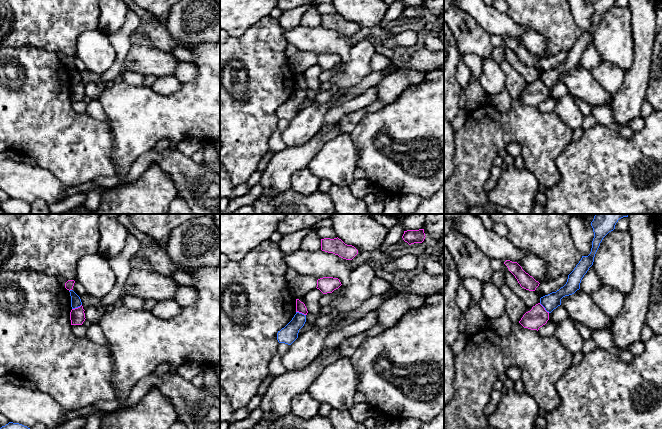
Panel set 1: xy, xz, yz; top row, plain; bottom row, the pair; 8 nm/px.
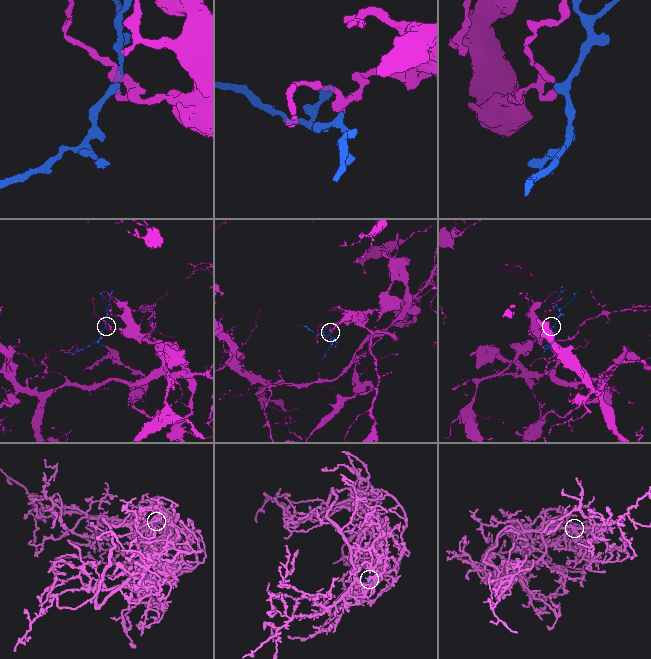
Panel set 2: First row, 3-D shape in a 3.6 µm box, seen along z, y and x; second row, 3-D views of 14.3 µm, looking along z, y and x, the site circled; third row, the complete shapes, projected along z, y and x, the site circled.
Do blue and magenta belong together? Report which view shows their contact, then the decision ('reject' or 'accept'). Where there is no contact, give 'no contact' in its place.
yz | reject

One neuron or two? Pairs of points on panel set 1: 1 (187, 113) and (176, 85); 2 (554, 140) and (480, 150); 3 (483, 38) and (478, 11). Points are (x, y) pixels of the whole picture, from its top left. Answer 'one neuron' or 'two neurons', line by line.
1: two neurons
2: one neuron
3: two neurons

